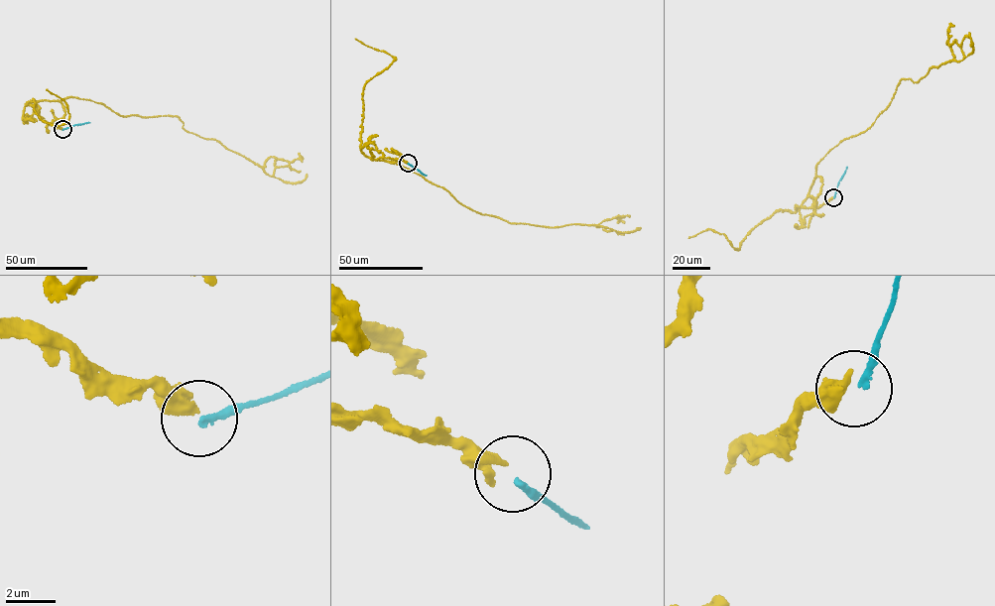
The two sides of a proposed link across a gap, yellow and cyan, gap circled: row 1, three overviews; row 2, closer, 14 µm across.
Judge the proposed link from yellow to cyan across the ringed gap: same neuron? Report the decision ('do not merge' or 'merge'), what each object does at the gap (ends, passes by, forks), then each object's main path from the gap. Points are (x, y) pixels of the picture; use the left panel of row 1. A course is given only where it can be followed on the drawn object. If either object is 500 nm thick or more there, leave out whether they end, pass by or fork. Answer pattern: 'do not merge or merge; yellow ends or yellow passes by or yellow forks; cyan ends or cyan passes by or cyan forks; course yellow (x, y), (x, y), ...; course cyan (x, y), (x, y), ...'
do not merge; yellow ends; cyan ends; course yellow (62, 129), (37, 103), (70, 96), (179, 117), (267, 175), (292, 182), (306, 174); course cyan (62, 129), (89, 122)

